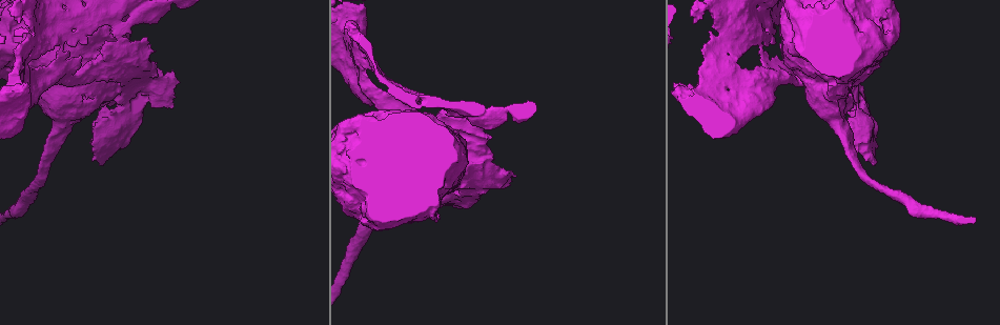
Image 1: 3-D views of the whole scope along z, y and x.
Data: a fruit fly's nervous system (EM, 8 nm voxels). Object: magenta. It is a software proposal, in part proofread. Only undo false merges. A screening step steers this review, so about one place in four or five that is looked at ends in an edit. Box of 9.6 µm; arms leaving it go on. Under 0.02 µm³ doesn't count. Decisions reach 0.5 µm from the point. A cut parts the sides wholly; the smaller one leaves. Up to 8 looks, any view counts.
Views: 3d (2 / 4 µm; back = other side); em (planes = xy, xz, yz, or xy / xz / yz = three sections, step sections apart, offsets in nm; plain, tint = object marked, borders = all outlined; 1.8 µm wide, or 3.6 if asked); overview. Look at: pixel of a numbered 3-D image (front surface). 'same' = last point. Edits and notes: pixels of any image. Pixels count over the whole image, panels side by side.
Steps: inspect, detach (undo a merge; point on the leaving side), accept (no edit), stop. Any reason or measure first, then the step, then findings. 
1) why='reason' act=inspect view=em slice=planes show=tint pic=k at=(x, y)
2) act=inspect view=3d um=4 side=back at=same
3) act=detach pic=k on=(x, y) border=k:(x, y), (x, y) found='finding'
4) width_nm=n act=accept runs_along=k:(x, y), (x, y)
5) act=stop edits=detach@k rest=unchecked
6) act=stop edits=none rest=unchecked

why='thick turns thin' act=inspect view=em um=3.6 slice=planes show=tint pic=1 at=(102, 142)

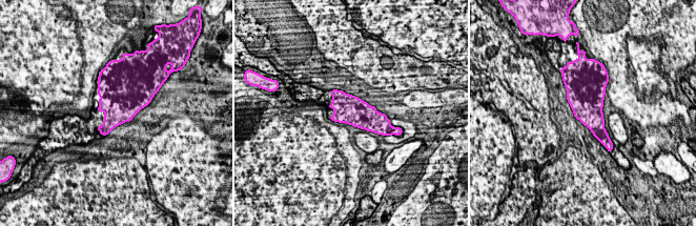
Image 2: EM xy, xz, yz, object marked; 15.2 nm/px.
width_nm=440 act=accept found='one cell here'

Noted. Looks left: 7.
why='thick turns thin' act=inspect view=em slice=yz step=16 show=tint pic=1 at=(140, 11)

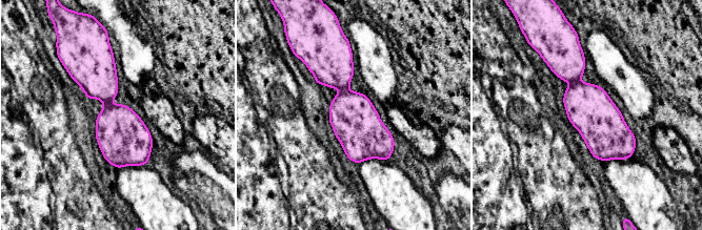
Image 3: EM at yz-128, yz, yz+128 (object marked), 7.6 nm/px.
act=accept found='all the same cell'

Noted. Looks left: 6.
why='sharp bend' act=inspect view=3d um=4 pic=1 at=(25, 54)

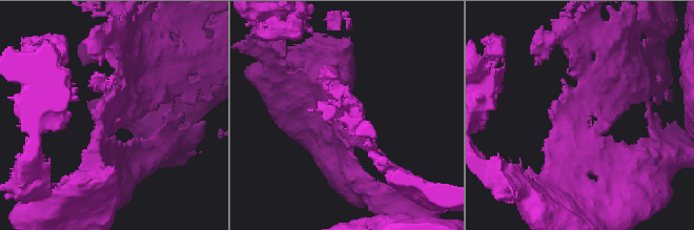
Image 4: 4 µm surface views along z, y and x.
why='shape alone is not enough' act=inspect view=em um=3.6 slice=planes show=borders pic=4 at=(569, 117)

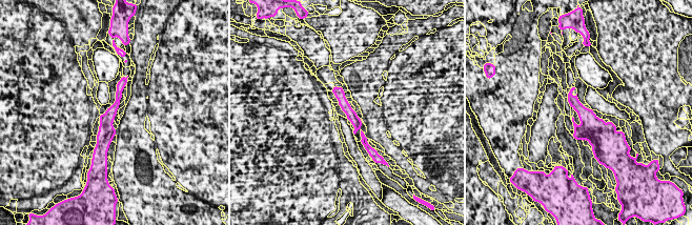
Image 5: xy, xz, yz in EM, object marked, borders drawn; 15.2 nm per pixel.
width_nm=160 act=accept found='one cell here'

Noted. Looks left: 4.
act=stop edits=none rest=unchecked

